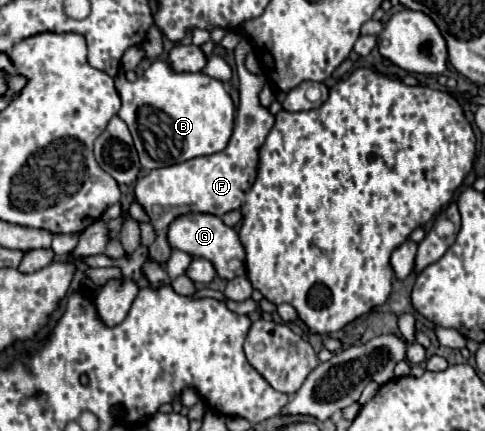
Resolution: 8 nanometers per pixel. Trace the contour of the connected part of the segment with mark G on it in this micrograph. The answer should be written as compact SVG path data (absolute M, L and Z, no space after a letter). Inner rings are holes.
M186 213L186 215L180 215L176 217L170 225L168 225L168 243L170 247L174 249L180 249L192 257L204 257L208 261L214 263L216 267L216 273L222 277L222 279L234 279L234 277L240 277L240 275L246 275L246 255L244 255L244 247L238 239L238 233L224 225L224 221L216 215L208 215L208 213ZM232 261L238 261L234 267L230 265Z

